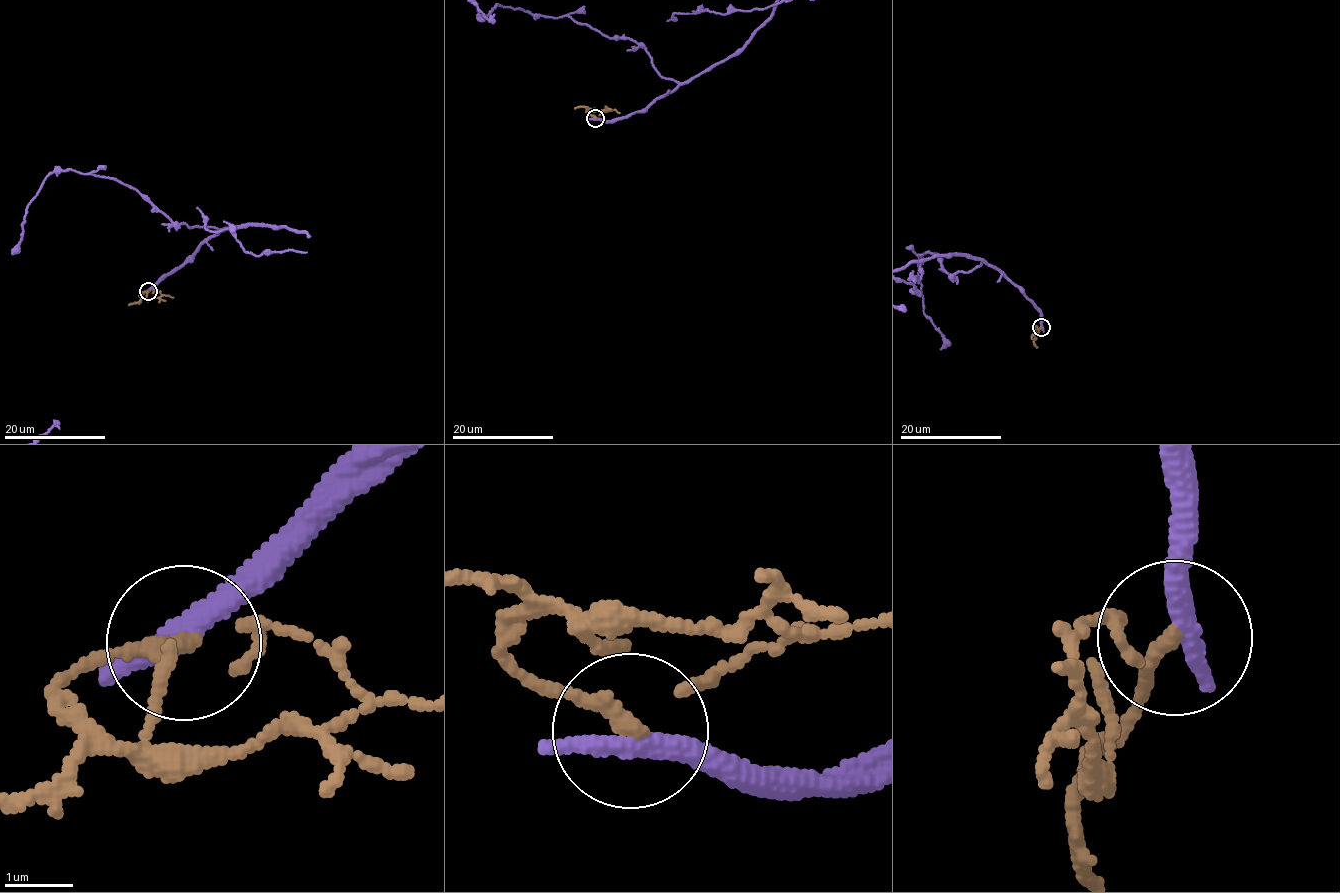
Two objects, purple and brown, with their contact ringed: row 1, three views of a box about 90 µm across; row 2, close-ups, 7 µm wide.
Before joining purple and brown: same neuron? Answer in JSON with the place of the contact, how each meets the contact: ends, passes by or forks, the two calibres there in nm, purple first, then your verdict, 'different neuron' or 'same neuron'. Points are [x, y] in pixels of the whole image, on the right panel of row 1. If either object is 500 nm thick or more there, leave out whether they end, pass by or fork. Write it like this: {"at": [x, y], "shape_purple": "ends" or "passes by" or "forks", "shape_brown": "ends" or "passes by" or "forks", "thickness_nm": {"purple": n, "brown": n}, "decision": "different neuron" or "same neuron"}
{"at": [1041, 327], "shape_purple": "passes by", "shape_brown": "ends", "thickness_nm": {"purple": 320, "brown": 240}, "decision": "different neuron"}

